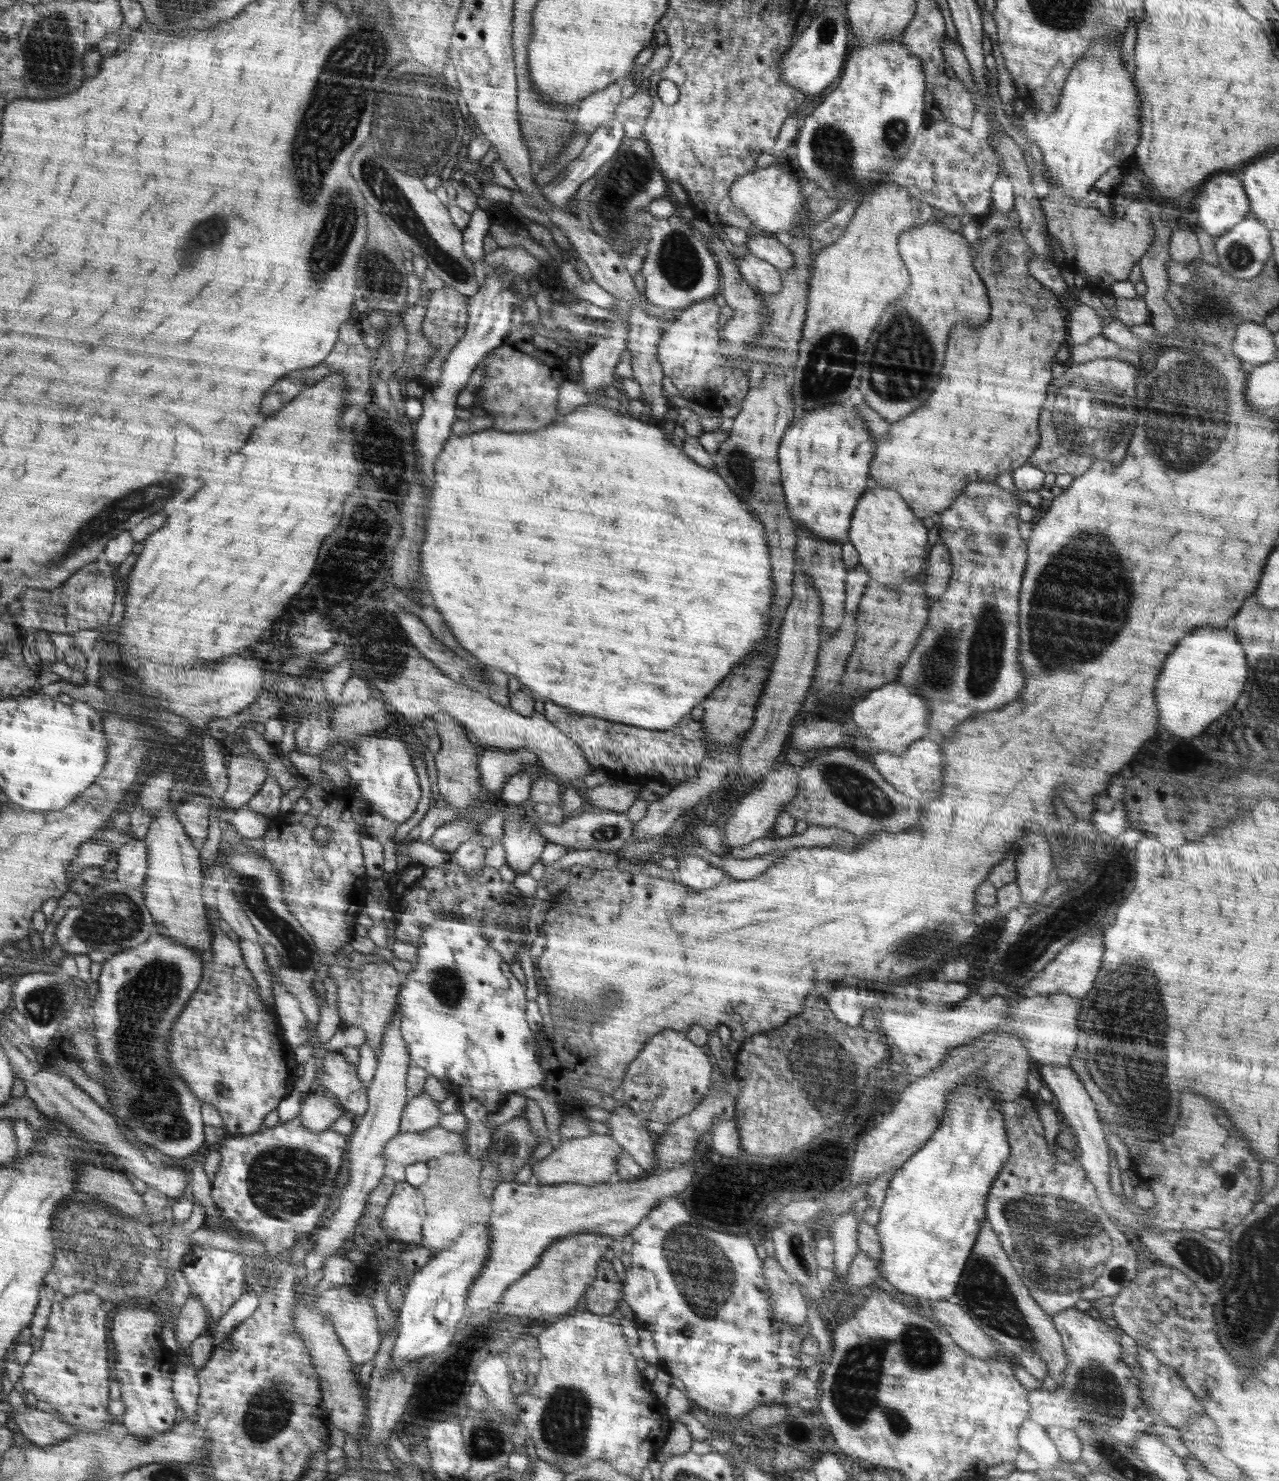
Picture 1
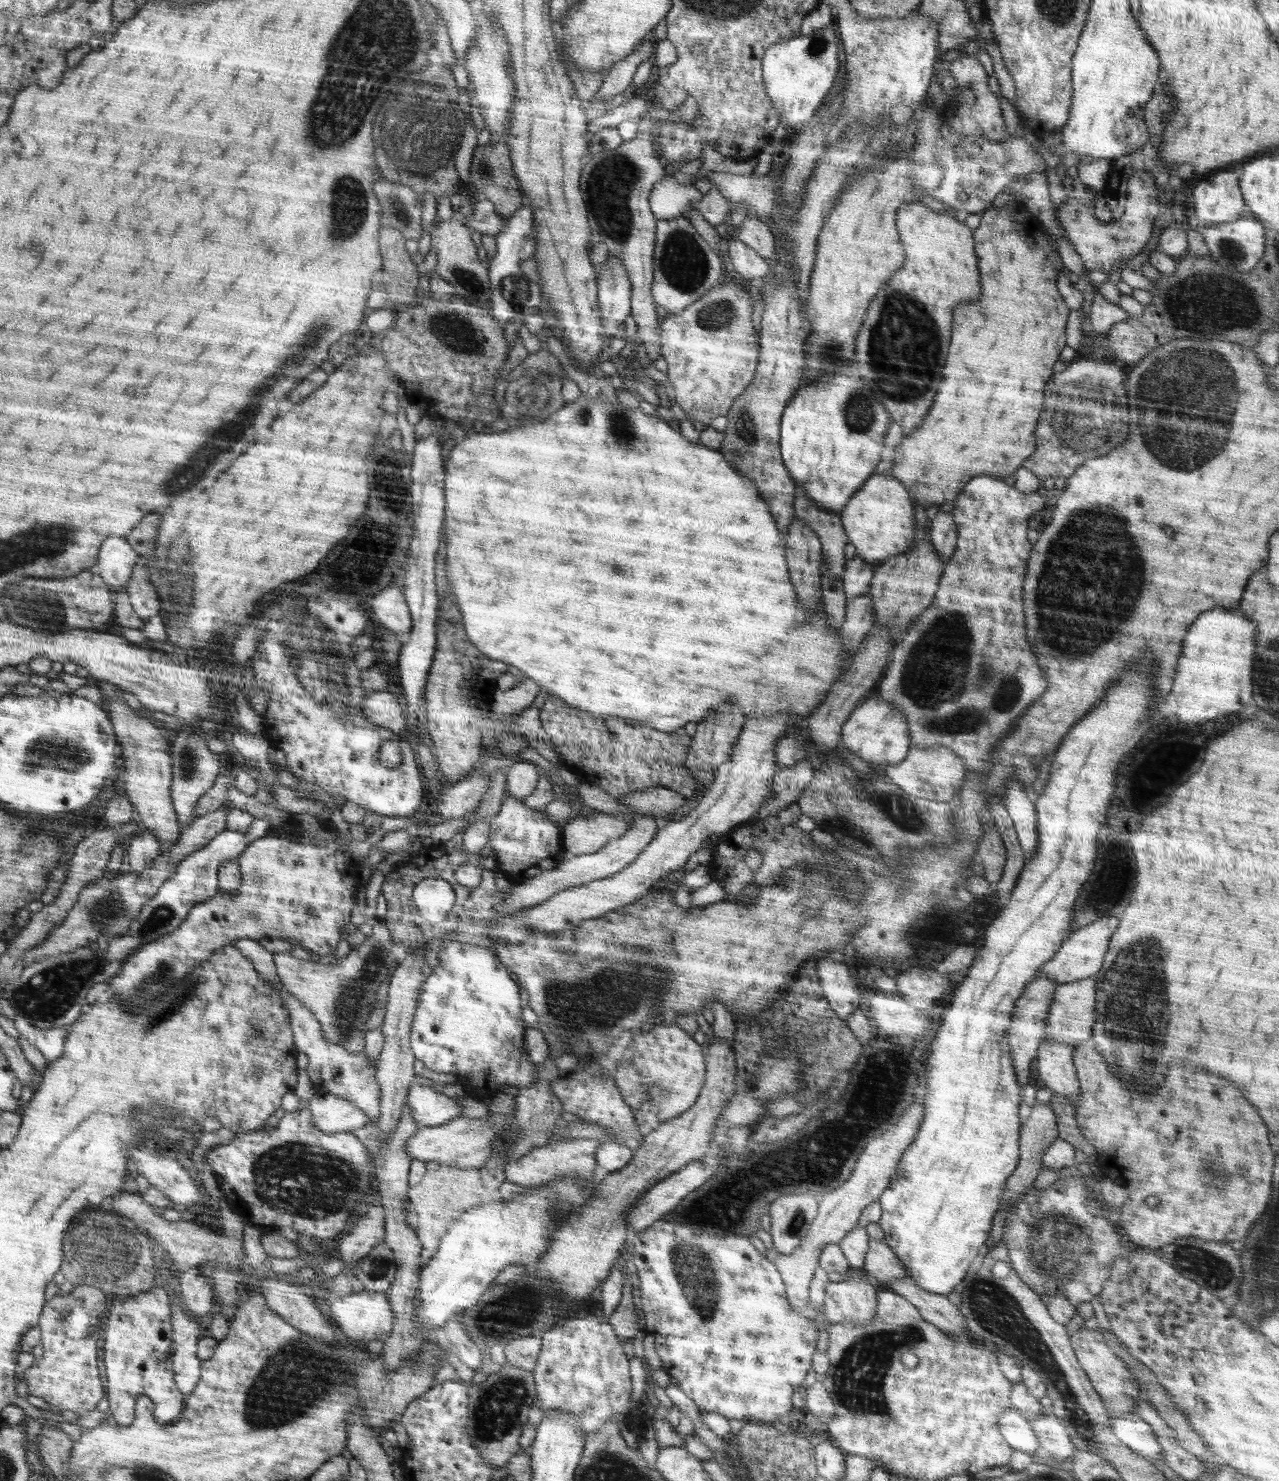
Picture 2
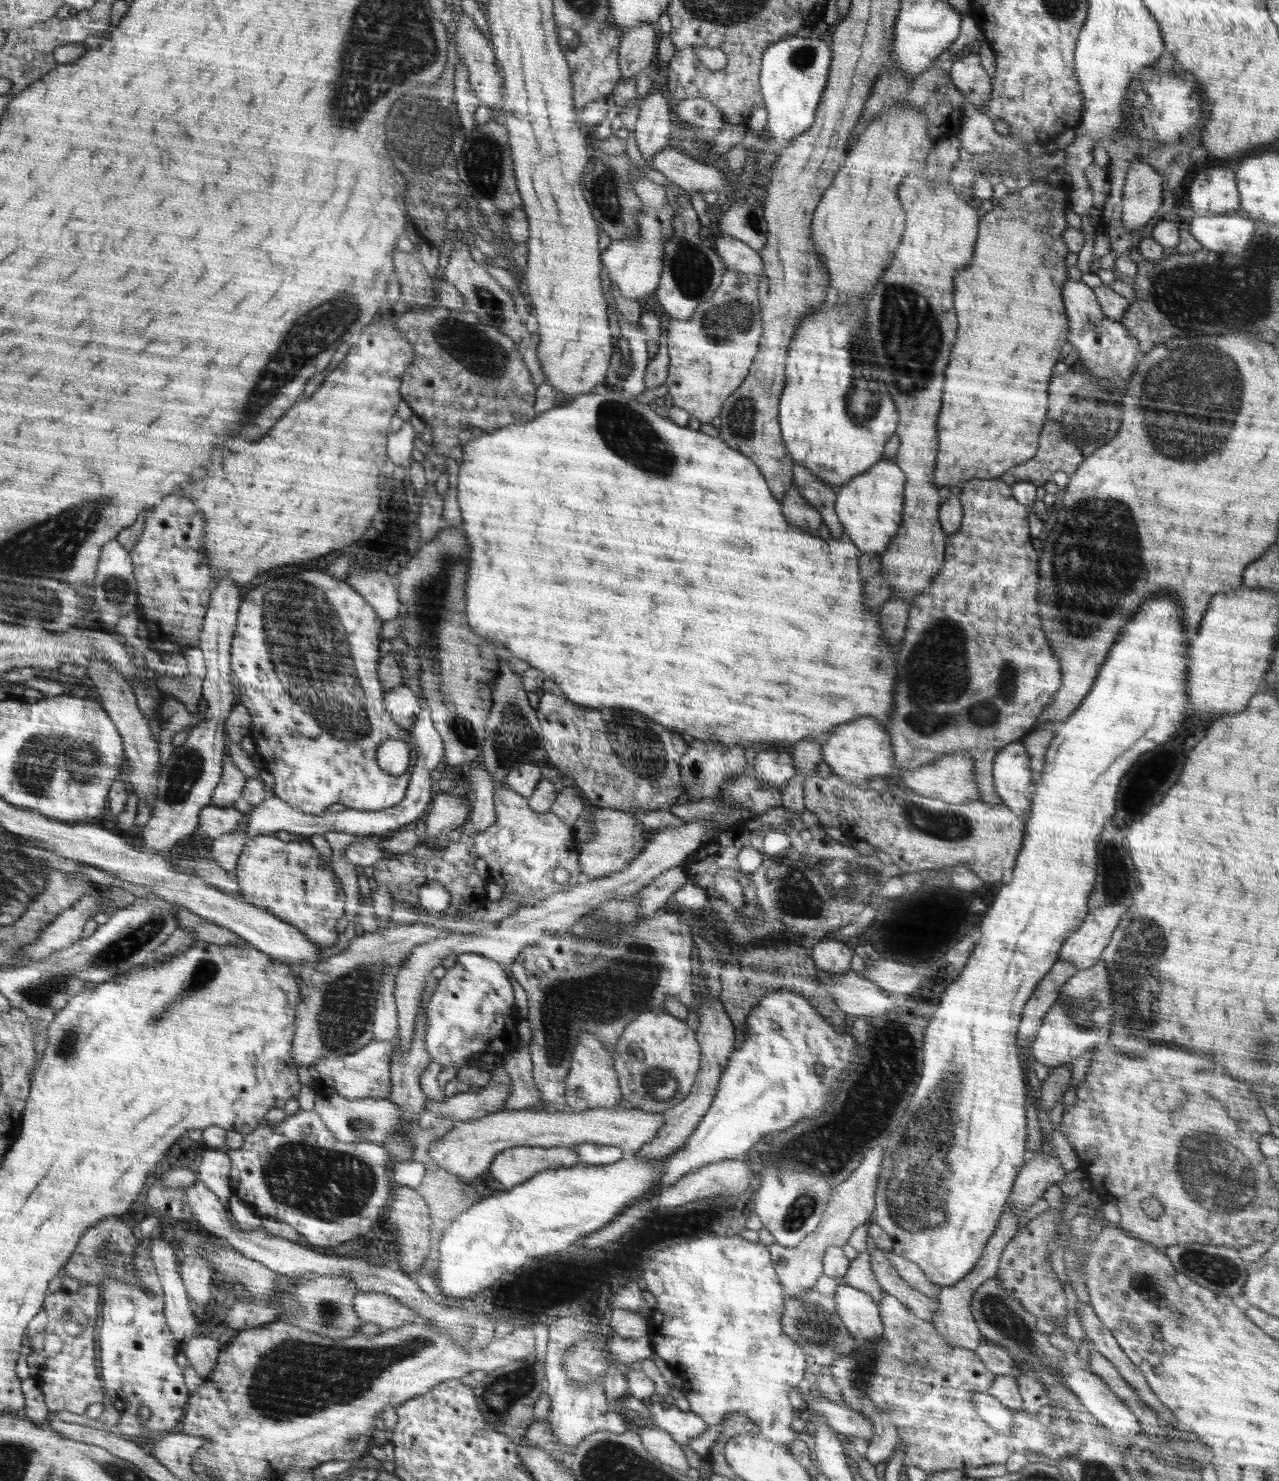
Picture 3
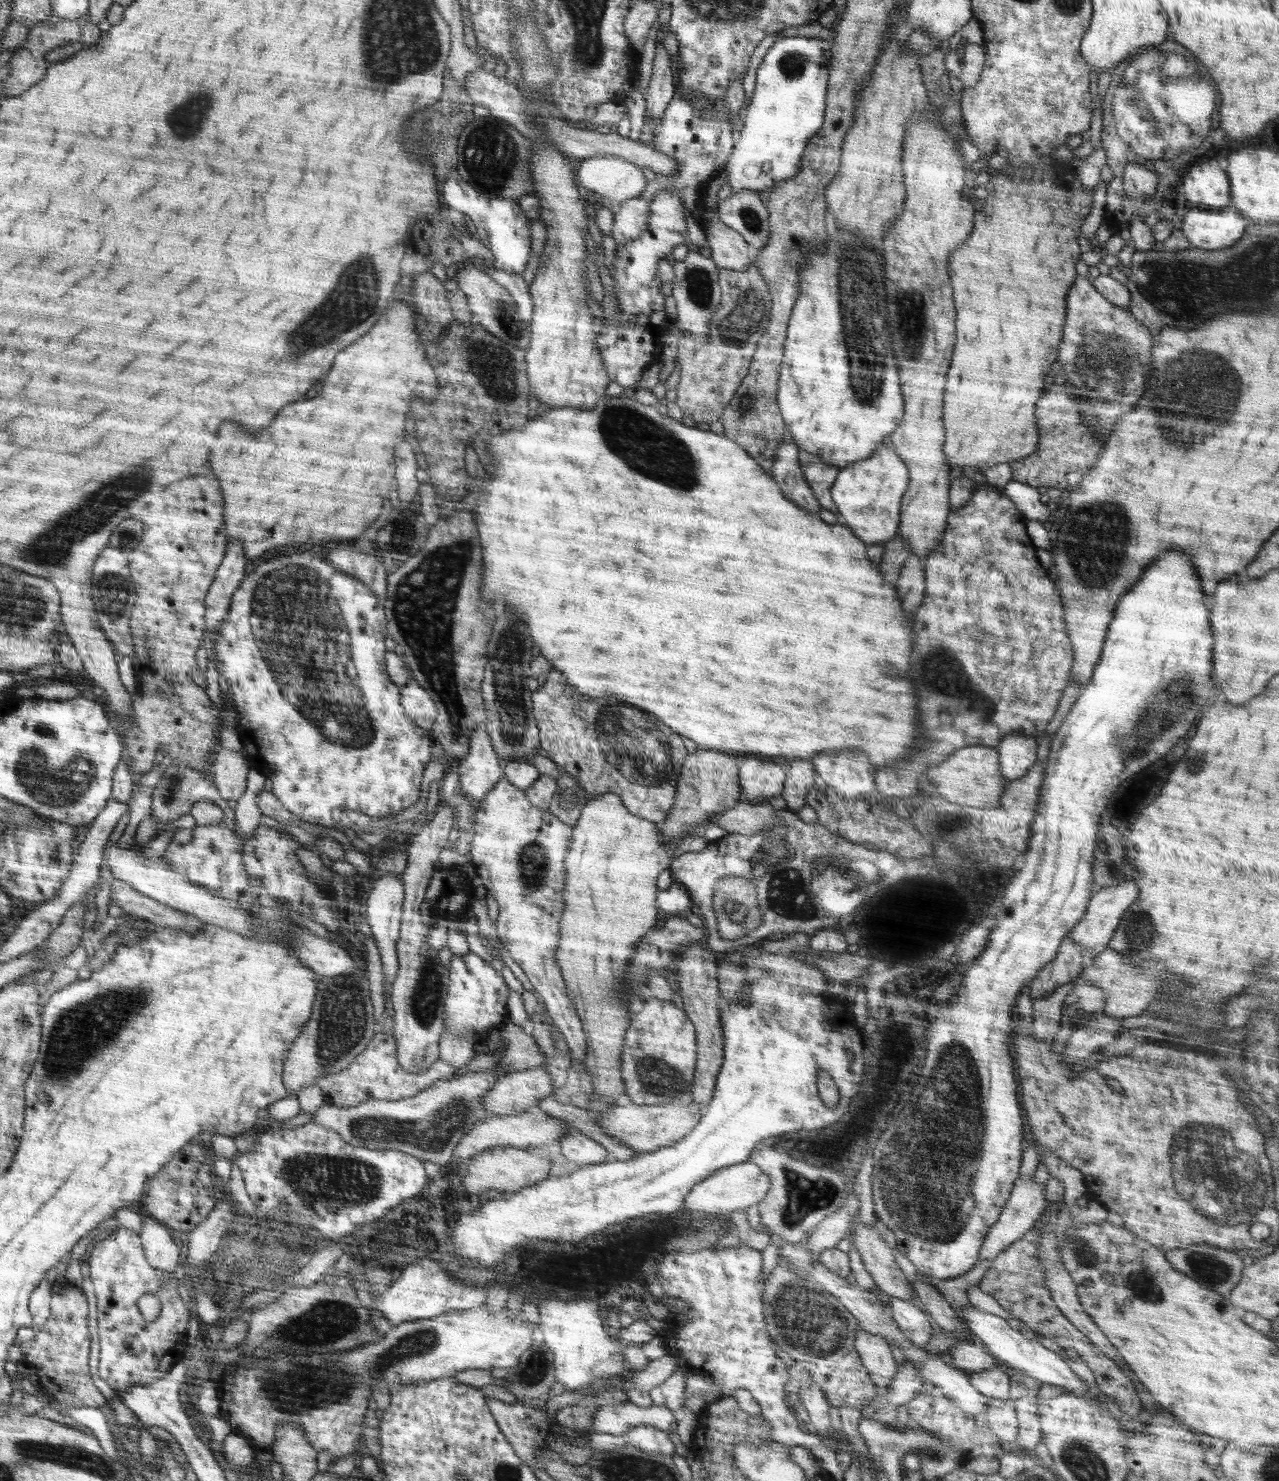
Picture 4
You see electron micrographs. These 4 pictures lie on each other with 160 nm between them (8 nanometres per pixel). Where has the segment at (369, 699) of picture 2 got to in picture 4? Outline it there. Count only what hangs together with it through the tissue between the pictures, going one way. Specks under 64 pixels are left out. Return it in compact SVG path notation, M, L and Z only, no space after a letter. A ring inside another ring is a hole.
M411 680L401 689L401 706L418 726L424 730L431 730L436 716L436 706L430 695L418 682Z

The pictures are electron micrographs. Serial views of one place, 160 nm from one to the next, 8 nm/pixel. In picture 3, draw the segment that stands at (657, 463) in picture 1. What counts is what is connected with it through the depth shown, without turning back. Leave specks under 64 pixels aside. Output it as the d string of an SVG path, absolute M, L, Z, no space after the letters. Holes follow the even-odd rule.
M612 388L604 389L600 393L588 393L578 395L573 399L558 404L556 407L538 414L530 422L518 423L518 426L506 426L496 432L482 434L480 438L473 438L465 445L465 459L459 462L460 471L458 475L458 504L462 515L460 527L468 536L470 544L470 572L468 572L468 586L466 586L466 616L472 626L472 630L480 636L488 636L492 642L508 648L514 656L520 656L522 660L530 662L530 666L538 668L540 672L546 674L546 678L552 678L566 690L568 698L574 698L578 705L590 706L590 708L602 708L602 706L624 706L624 708L634 708L642 710L642 714L654 718L659 725L669 731L690 734L692 738L706 742L707 740L717 740L726 746L752 745L753 742L764 742L769 744L768 749L780 747L792 747L802 738L820 738L828 734L834 726L852 722L854 718L862 716L876 716L880 726L887 726L888 716L891 715L892 704L894 704L894 682L896 682L896 653L894 646L888 646L882 642L883 630L879 621L879 613L875 613L865 607L865 580L859 573L858 560L862 552L847 537L839 539L827 535L826 532L805 531L791 525L783 515L781 504L778 504L768 488L766 479L762 473L744 454L737 450L730 449L718 437L712 438L698 430L690 430L689 427L679 426L668 417L662 417L654 412L651 405L639 403L635 399L626 399L623 392Z

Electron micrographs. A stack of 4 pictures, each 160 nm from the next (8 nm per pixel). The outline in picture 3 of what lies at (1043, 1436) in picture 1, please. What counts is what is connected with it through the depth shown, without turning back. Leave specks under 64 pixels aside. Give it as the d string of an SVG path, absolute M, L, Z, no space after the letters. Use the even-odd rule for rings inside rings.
M980 1392L974 1396L974 1409L978 1412L982 1421L988 1426L992 1426L992 1430L996 1430L998 1434L1010 1436L1010 1426L1014 1426L1012 1421L1012 1411L1000 1403L1000 1400L991 1396L988 1392Z

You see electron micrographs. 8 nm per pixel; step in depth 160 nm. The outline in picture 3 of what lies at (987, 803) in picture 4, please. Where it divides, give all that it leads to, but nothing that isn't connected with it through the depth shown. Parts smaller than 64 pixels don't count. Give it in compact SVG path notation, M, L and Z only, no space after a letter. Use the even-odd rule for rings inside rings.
M966 751L943 755L934 763L920 766L916 770L900 770L898 773L906 788L925 797L940 799L952 804L978 801L981 797L975 781L975 764L971 754Z

